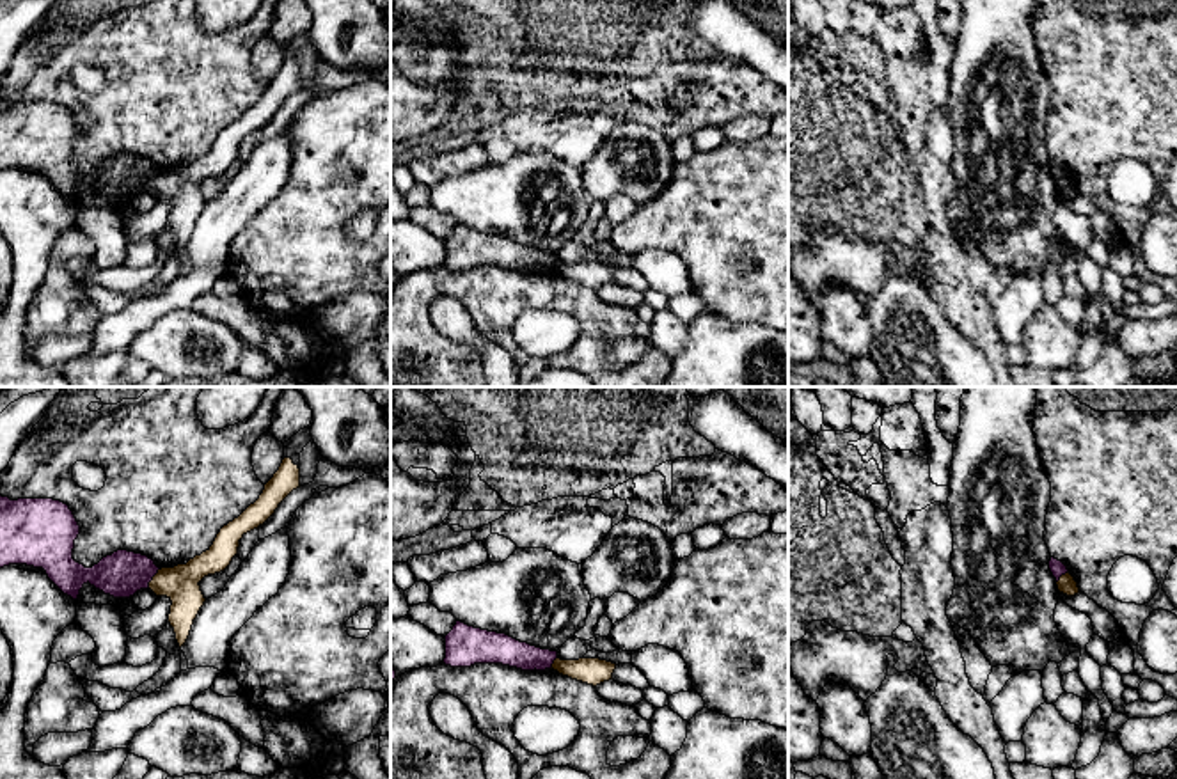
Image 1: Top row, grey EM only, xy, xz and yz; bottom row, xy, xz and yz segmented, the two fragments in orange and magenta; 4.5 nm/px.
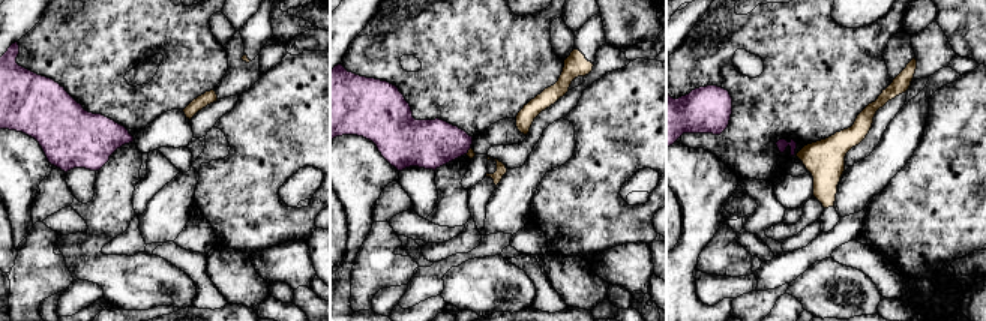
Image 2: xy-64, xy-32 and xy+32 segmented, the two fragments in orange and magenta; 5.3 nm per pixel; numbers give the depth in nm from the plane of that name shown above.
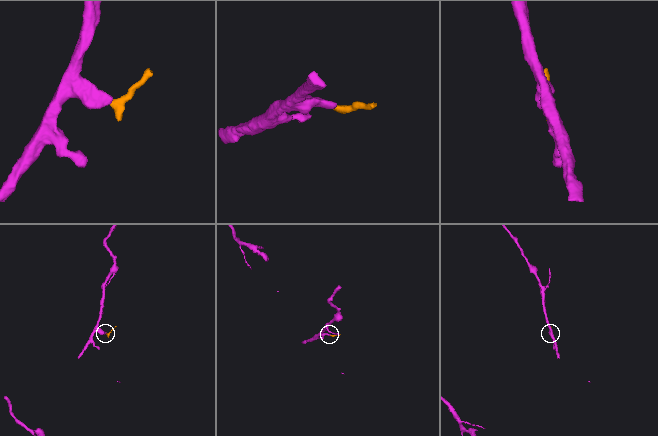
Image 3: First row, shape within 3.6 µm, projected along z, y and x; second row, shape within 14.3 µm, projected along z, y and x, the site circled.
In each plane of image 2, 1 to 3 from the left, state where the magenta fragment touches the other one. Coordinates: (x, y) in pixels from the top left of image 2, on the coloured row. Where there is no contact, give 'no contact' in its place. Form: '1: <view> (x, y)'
1: no contact
2: xy-32 (468, 150)
3: no contact

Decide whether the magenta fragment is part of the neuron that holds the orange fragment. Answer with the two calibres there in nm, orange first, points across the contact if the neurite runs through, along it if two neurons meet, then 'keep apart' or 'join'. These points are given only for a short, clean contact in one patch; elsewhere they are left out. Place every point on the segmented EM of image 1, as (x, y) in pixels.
160 nm thick on the orange side, 200 nm on the other; border along xy (158, 568), (148, 586); keep apart

